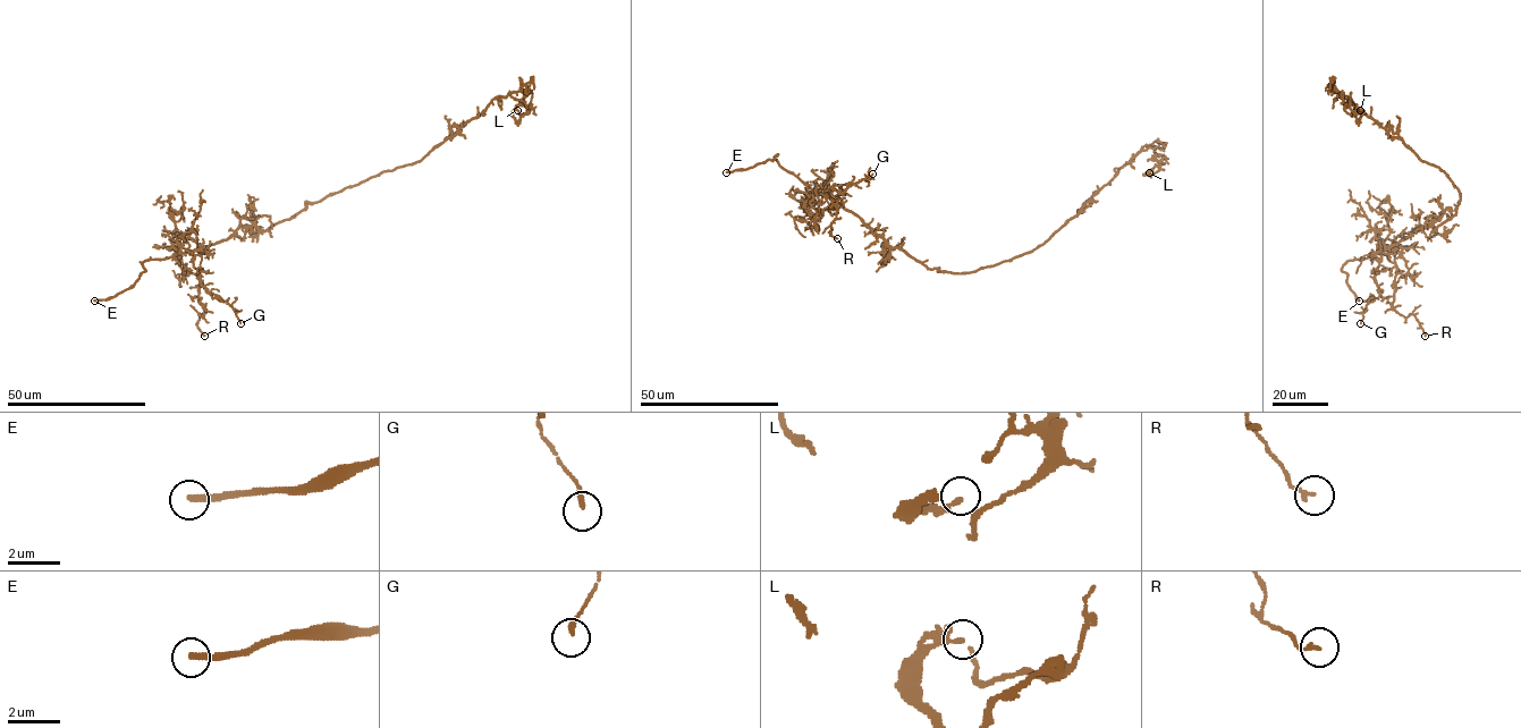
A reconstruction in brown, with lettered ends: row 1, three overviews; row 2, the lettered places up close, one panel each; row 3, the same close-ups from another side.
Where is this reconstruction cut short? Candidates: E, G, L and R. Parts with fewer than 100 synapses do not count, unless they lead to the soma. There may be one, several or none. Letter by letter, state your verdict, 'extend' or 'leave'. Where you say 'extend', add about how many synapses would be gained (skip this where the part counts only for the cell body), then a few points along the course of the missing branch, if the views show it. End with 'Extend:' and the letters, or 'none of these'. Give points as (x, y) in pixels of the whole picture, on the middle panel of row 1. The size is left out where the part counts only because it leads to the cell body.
E: extend; missing branch runs (726, 172), (710, 174), (677, 194)
G: leave
L: leave
R: leave
Extend: E

